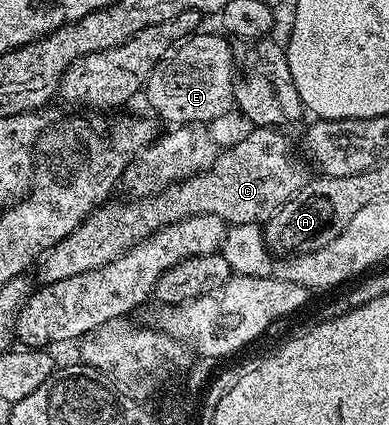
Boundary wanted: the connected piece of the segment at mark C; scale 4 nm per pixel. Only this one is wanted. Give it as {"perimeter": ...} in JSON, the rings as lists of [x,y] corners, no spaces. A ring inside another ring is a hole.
{"perimeter":[[[258,126],[249,131],[241,142],[234,143],[229,150],[221,149],[207,170],[183,178],[151,196],[137,197],[137,202],[113,201],[100,206],[84,219],[77,230],[70,232],[70,236],[43,255],[39,263],[39,281],[44,284],[57,282],[102,268],[102,264],[112,262],[118,255],[127,252],[133,242],[140,242],[155,230],[187,218],[189,214],[222,216],[225,224],[267,222],[274,211],[282,208],[286,200],[293,198],[304,187],[310,174],[304,171],[305,163],[292,155],[292,146],[284,135],[287,133],[270,126]]]}

